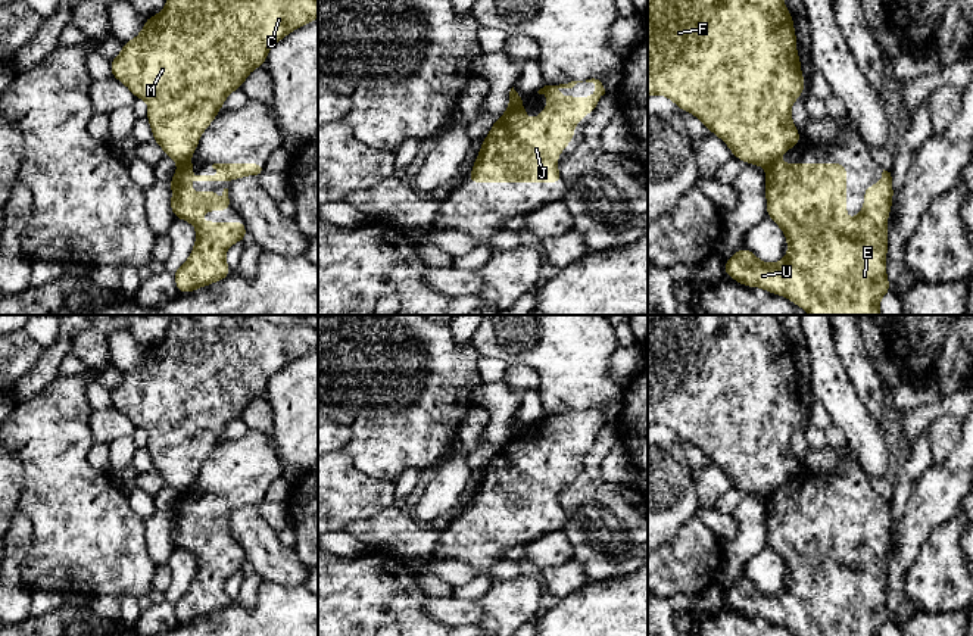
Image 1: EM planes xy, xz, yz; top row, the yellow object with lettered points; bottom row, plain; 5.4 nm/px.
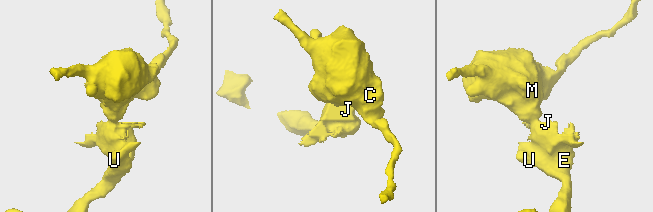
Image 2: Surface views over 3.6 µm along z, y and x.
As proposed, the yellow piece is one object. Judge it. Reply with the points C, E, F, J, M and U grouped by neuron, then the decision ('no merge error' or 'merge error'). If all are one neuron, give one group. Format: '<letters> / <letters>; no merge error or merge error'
C F M / E J U; merge error

